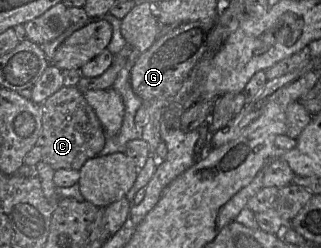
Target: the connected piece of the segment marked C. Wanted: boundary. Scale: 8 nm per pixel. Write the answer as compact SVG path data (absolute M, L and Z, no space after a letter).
M63 86L41 105L42 128L36 145L41 148L41 161L54 170L80 170L84 163L96 157L106 143L104 129L83 93L77 87Z

